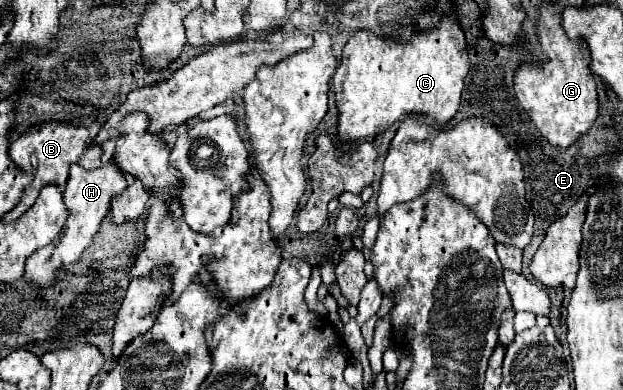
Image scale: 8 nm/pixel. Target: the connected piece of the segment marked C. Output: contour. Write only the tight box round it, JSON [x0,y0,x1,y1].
[334,17,470,145]

